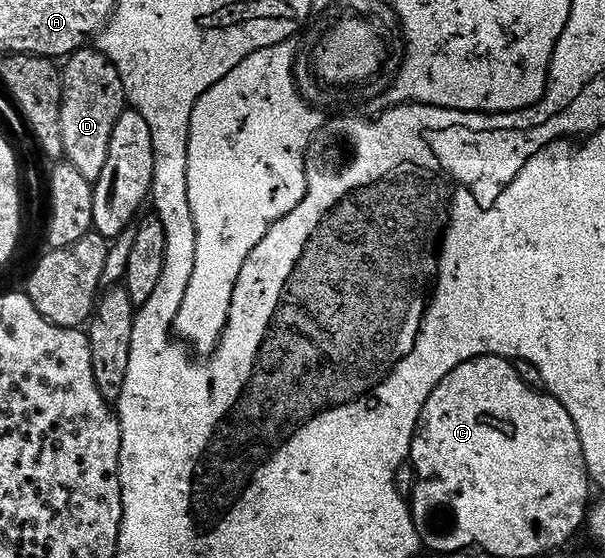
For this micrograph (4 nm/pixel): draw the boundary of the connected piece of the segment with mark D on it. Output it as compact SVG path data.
M79 51L65 62L66 70L60 73L60 104L58 107L58 132L62 138L62 151L65 160L80 171L80 175L87 177L92 183L102 180L102 172L108 163L108 151L112 143L112 131L116 131L116 123L120 119L122 110L128 105L128 85L122 82L123 70L106 56L105 52L86 53Z

